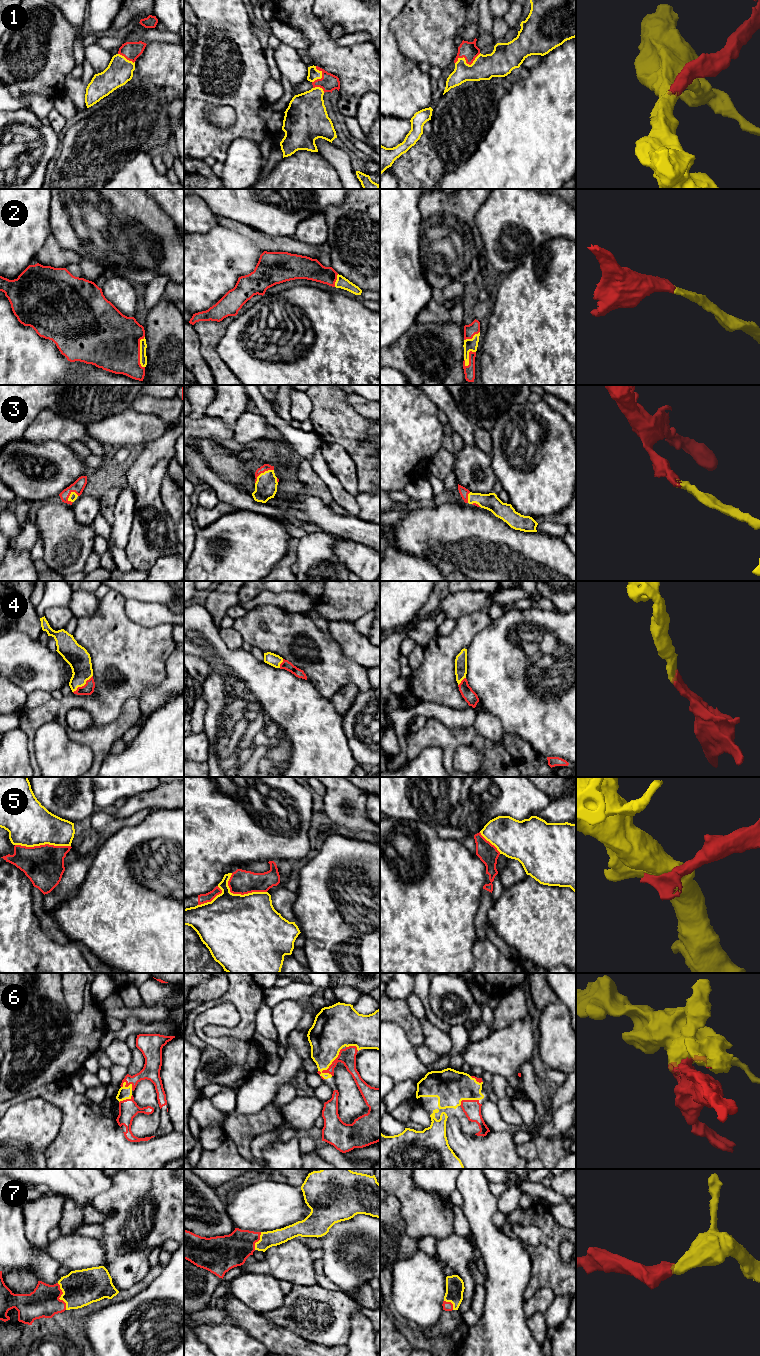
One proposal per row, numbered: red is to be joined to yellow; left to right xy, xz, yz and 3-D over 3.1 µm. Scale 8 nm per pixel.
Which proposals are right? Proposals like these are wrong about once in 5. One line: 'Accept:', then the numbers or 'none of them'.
Accept: 1, 2, 3, 4, 6, 7

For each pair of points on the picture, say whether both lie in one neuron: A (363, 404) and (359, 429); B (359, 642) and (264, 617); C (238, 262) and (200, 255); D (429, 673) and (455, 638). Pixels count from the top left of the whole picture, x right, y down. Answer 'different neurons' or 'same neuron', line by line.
A: different neurons
B: different neurons
C: same neuron
D: same neuron

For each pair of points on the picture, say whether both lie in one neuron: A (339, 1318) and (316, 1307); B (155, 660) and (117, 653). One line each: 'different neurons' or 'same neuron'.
A: same neuron
B: same neuron

